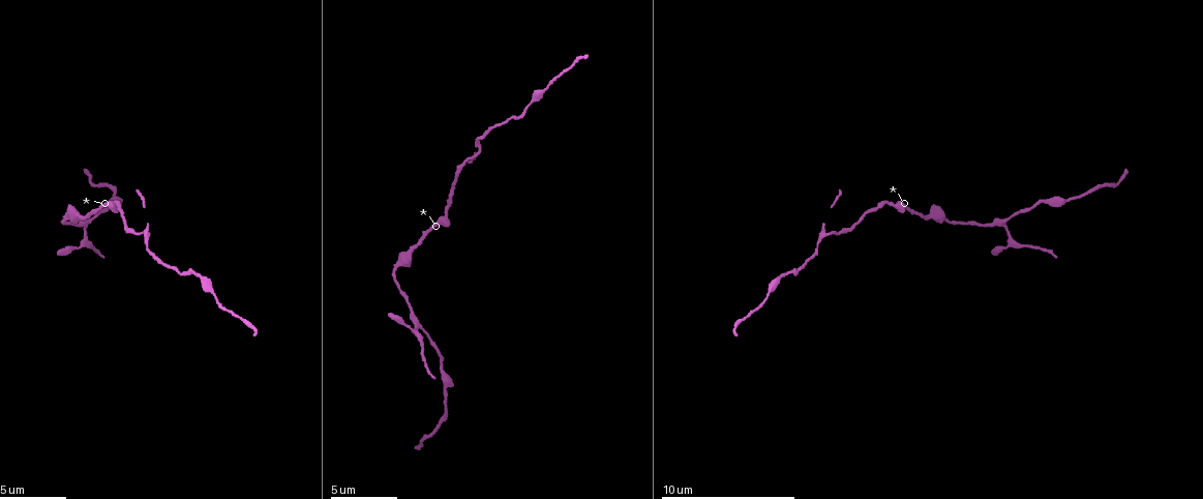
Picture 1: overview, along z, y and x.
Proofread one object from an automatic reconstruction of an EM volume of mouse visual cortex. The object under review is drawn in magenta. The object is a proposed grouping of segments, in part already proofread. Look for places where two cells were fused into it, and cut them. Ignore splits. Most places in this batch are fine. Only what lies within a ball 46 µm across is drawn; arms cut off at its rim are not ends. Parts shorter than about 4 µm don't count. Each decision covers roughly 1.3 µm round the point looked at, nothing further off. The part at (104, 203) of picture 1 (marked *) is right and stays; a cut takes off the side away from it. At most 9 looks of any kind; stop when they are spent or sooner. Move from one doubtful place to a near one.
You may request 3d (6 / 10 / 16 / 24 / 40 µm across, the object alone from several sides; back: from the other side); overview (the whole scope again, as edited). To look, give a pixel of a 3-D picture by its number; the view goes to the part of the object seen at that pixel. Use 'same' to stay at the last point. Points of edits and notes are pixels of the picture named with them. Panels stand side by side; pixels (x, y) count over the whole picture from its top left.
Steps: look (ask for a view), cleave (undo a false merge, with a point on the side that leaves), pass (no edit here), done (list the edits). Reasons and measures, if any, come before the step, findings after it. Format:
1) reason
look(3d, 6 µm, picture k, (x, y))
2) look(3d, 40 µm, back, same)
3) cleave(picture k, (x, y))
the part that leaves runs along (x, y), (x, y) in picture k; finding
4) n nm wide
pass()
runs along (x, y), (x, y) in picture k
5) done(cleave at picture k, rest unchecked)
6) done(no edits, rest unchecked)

narrows sharply
look(3d, 16 µm, picture 1, (471, 157))

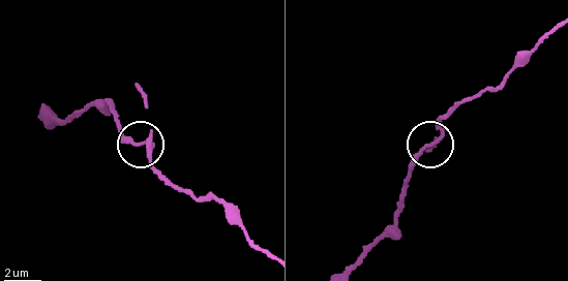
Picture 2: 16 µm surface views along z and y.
190 nm wide
pass()
runs along (382, 237), (394, 219), (413, 163), (454, 110) in picture 2; one cell here

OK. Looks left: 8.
a fork
look(3d, 16 µm, picture 1, (90, 220))

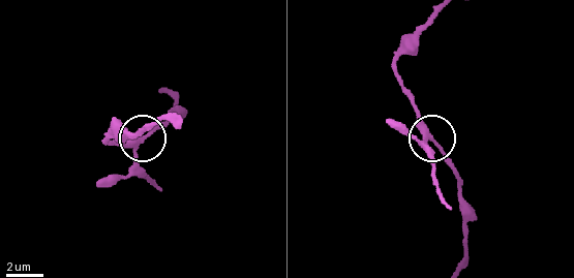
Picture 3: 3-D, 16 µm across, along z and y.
pass()
runs along (161, 118), (107, 138), (143, 142), (140, 175) in picture 3; all the same cell

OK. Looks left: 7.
calibre changes
look(3d, 10 µm, picture 1, (1067, 201))

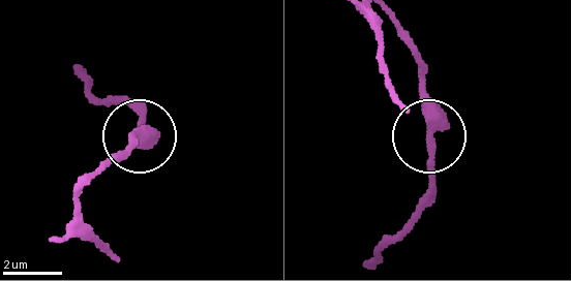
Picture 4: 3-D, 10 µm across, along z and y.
pass()
runs along (381, 11), (418, 70), (432, 201) in picture 4; continuous, no second cell

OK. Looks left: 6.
sudden change in width
look(3d, 10 µm, picture 1, (393, 268))

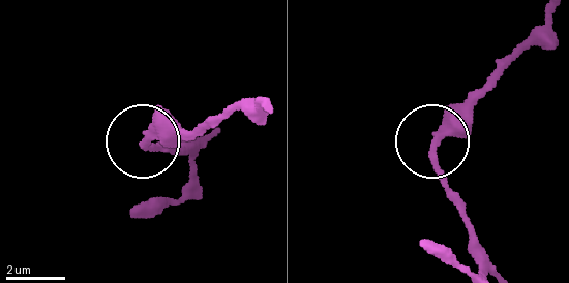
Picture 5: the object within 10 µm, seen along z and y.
pass()
runs along (523, 49), (432, 143), (435, 173), (459, 214) in picture 5; all the same cell

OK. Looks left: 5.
done(no edits, rest unchecked)

